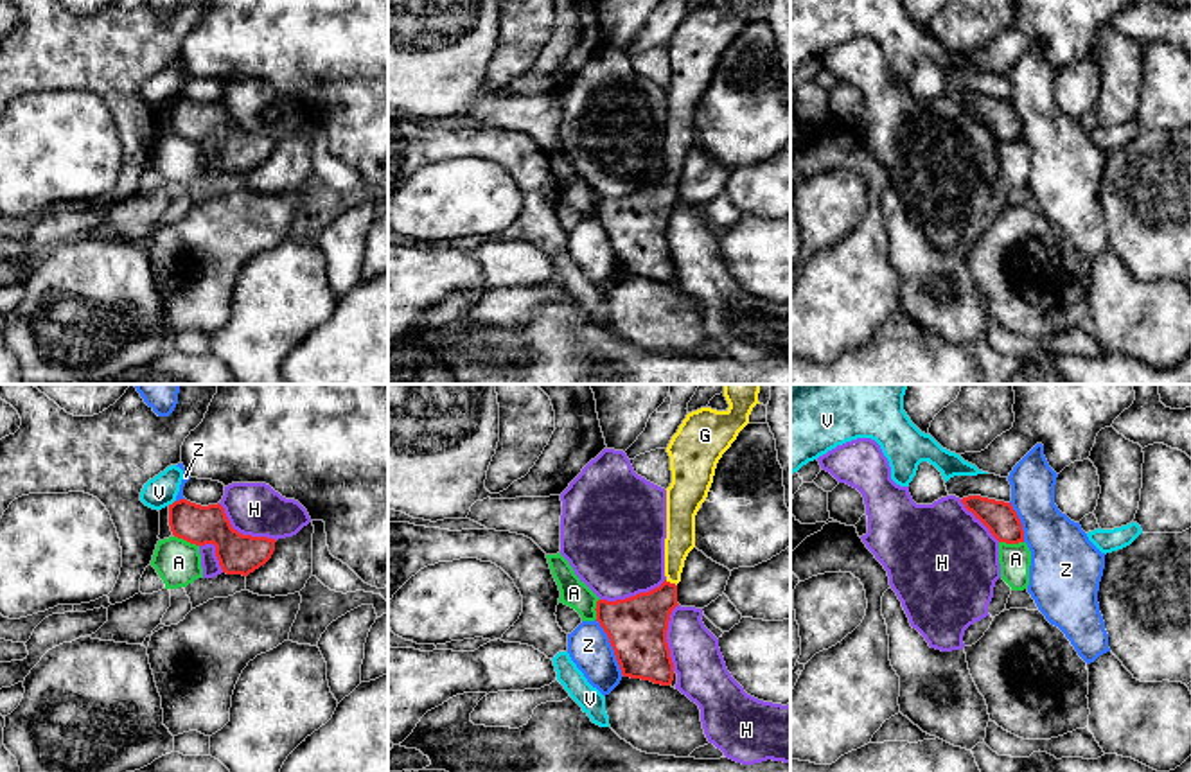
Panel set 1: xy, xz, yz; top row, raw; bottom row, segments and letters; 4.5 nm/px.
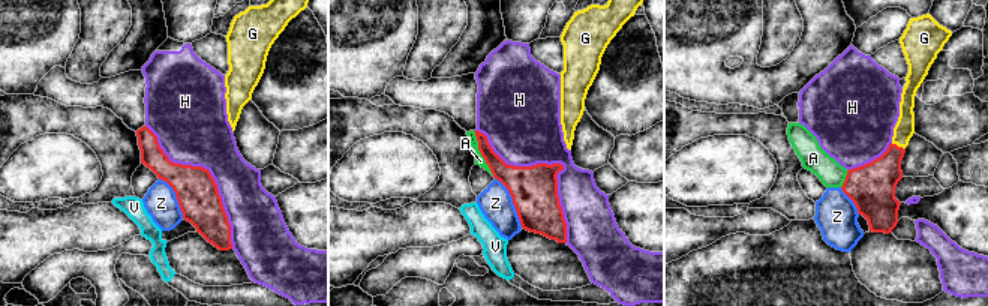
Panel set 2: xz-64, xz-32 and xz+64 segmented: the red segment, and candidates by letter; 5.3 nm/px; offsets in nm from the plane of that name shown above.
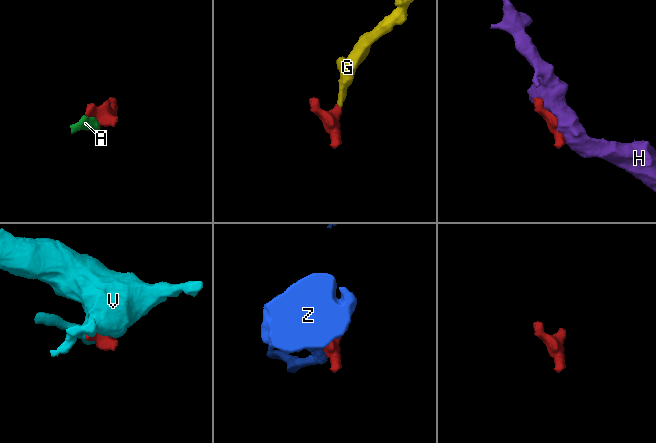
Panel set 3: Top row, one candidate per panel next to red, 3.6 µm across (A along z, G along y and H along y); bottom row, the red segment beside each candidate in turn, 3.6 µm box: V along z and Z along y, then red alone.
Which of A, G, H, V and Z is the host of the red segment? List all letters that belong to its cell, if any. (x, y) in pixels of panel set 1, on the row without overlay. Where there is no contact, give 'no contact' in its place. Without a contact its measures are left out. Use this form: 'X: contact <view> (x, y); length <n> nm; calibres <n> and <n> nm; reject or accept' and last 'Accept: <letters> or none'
A: contact xy (187, 139); length 120 nm; calibres 180 and 200 nm; reject
G: contact xz (669, 180); length 60 nm; calibres 280 and 130 nm; accept
H: contact xy (241, 131); length 320 nm; calibres 180 and 240 nm; reject
V: contact xy (173, 101); length 50 nm; calibres 180 and 140 nm; reject
Z: contact xz (613, 246); length 280 nm; calibres 280 and 190 nm; reject
Accept: G

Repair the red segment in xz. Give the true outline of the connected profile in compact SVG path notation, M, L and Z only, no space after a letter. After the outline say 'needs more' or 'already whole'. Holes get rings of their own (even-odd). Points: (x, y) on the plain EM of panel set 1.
M728 0L726 9L701 5L686 13L672 34L672 81L666 86L666 178L636 194L596 199L596 219L609 235L622 273L670 284L674 260L666 241L672 208L677 201L677 181L688 151L695 145L695 113L706 99L722 52L749 22L760 0Z; needs more

